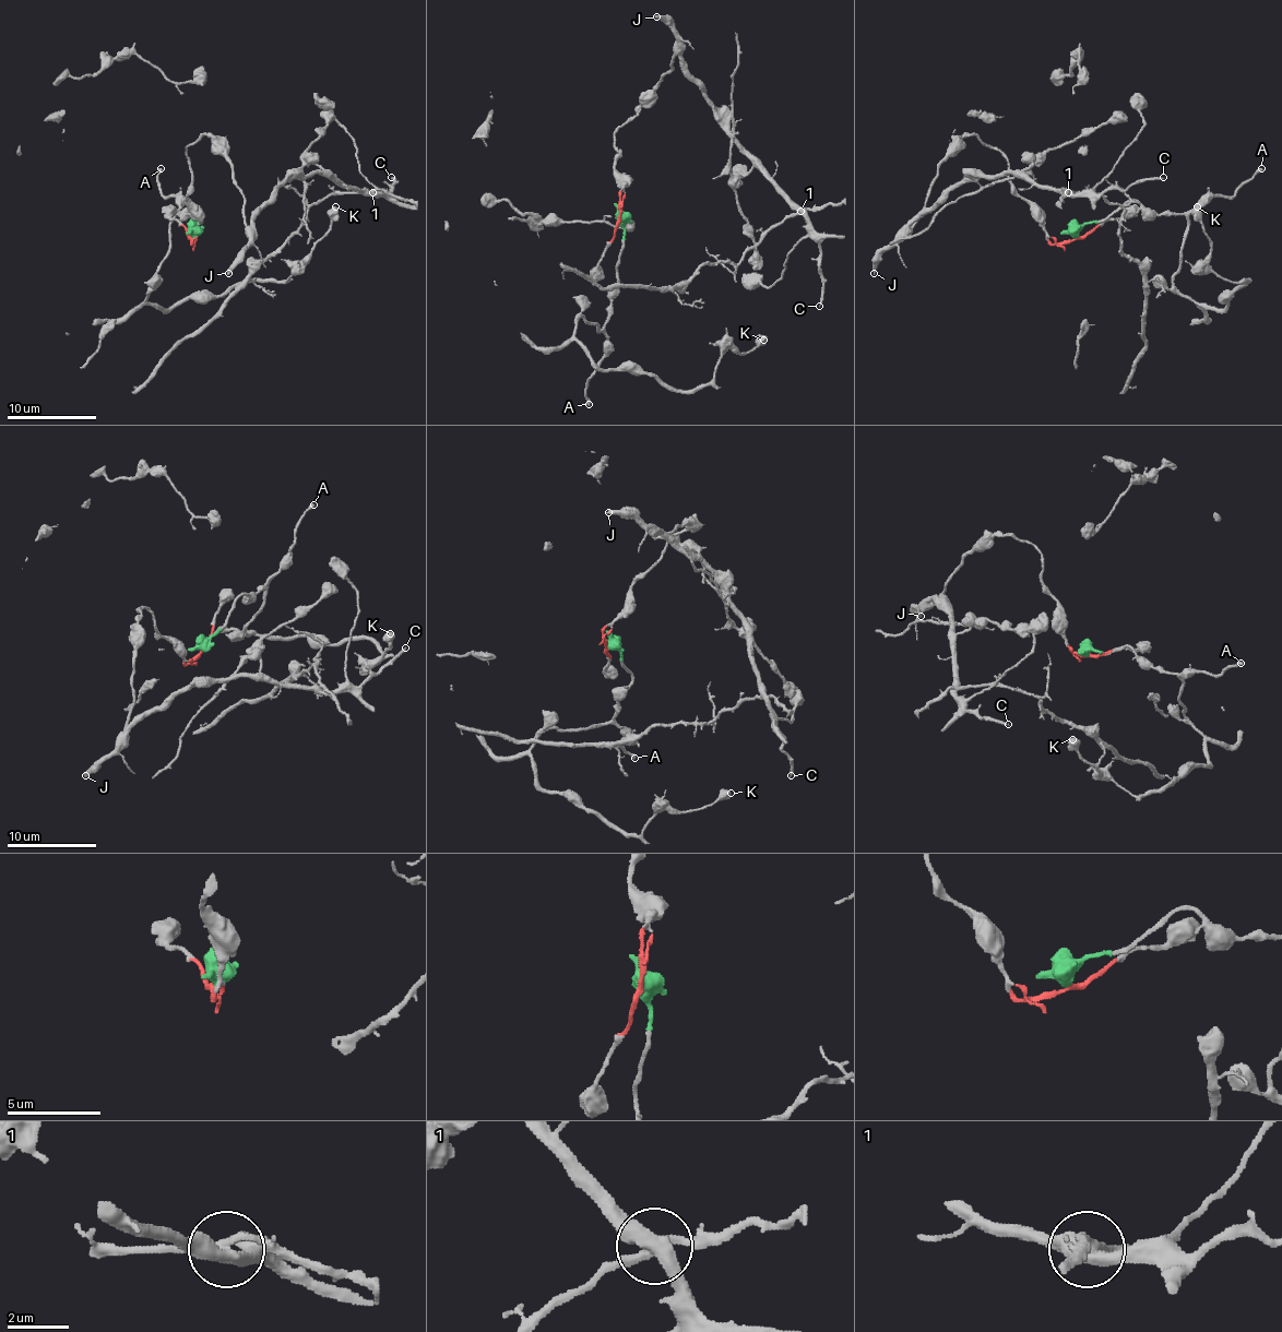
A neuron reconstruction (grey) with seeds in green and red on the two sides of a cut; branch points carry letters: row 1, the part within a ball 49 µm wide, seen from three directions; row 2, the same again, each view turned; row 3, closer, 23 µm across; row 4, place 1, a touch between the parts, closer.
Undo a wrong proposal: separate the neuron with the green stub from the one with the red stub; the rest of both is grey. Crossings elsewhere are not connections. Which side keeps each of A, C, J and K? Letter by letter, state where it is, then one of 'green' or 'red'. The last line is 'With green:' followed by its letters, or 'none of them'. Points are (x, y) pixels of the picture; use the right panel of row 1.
A: (1261, 168) | green
C: (1163, 177) | red
J: (874, 273) | red
K: (1197, 206) | green
With green: A, K

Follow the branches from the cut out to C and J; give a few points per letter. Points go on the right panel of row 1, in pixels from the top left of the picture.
C: (1076, 237), (1044, 230), (1008, 158), (974, 134), (910, 224), (982, 177), (1027, 173), (1097, 194), (1163, 177)
J: (1076, 237), (1057, 242), (1044, 230), (1008, 177), (1008, 158), (968, 134), (874, 273)

